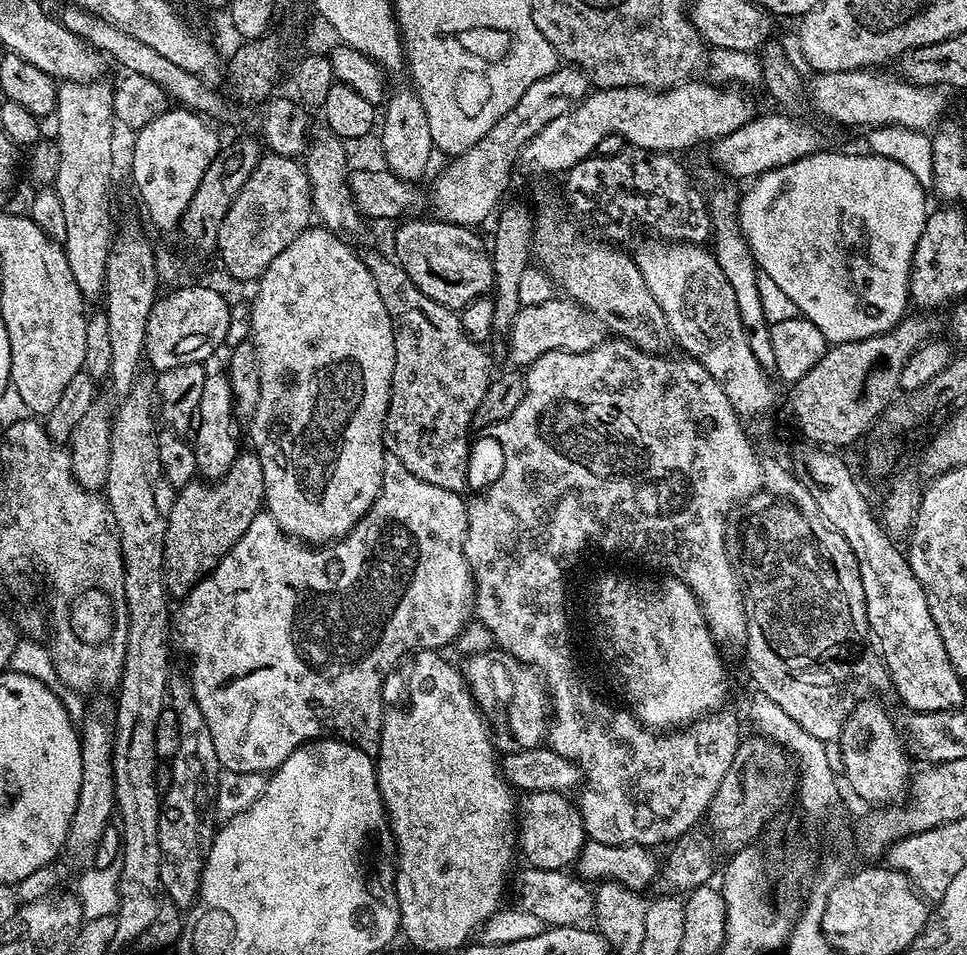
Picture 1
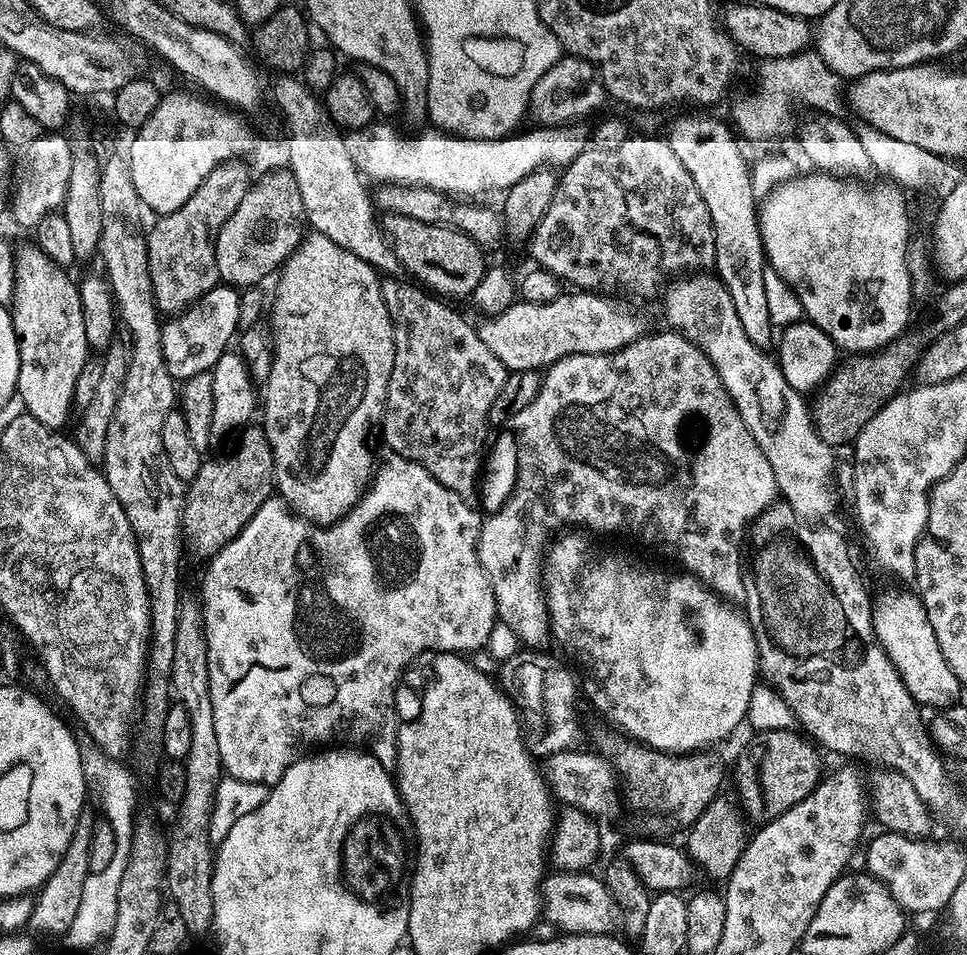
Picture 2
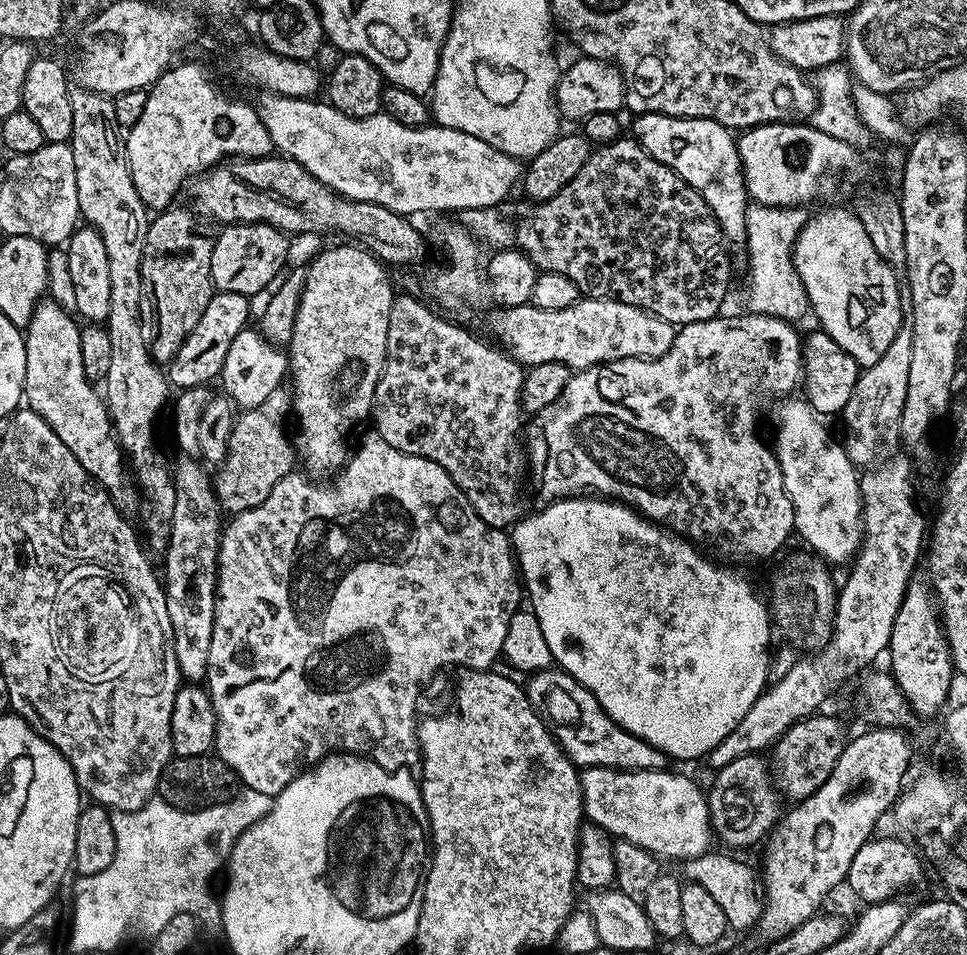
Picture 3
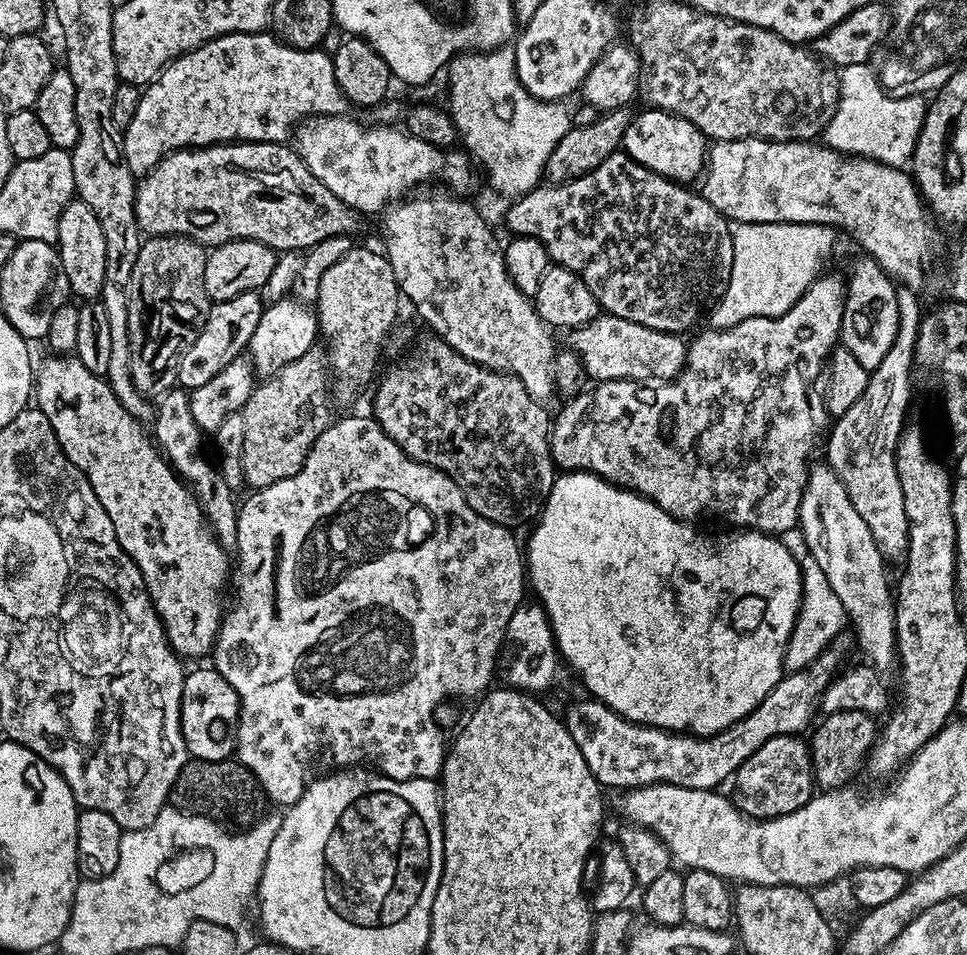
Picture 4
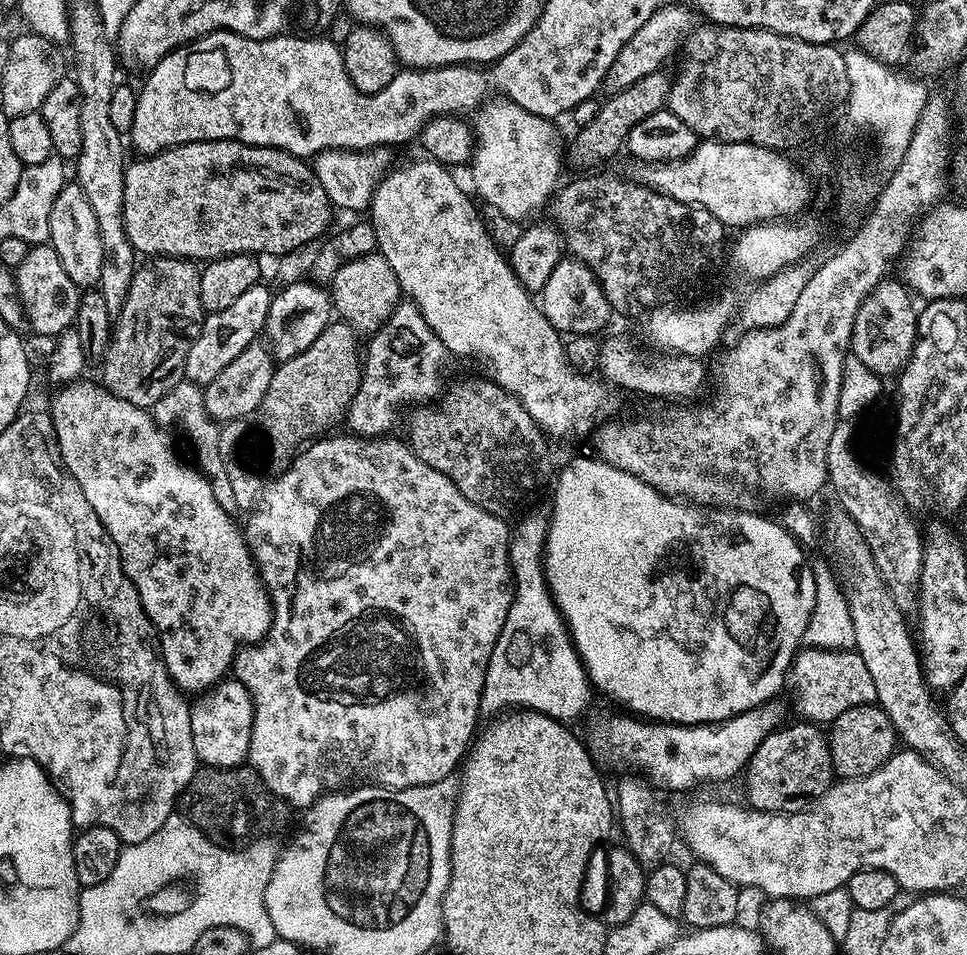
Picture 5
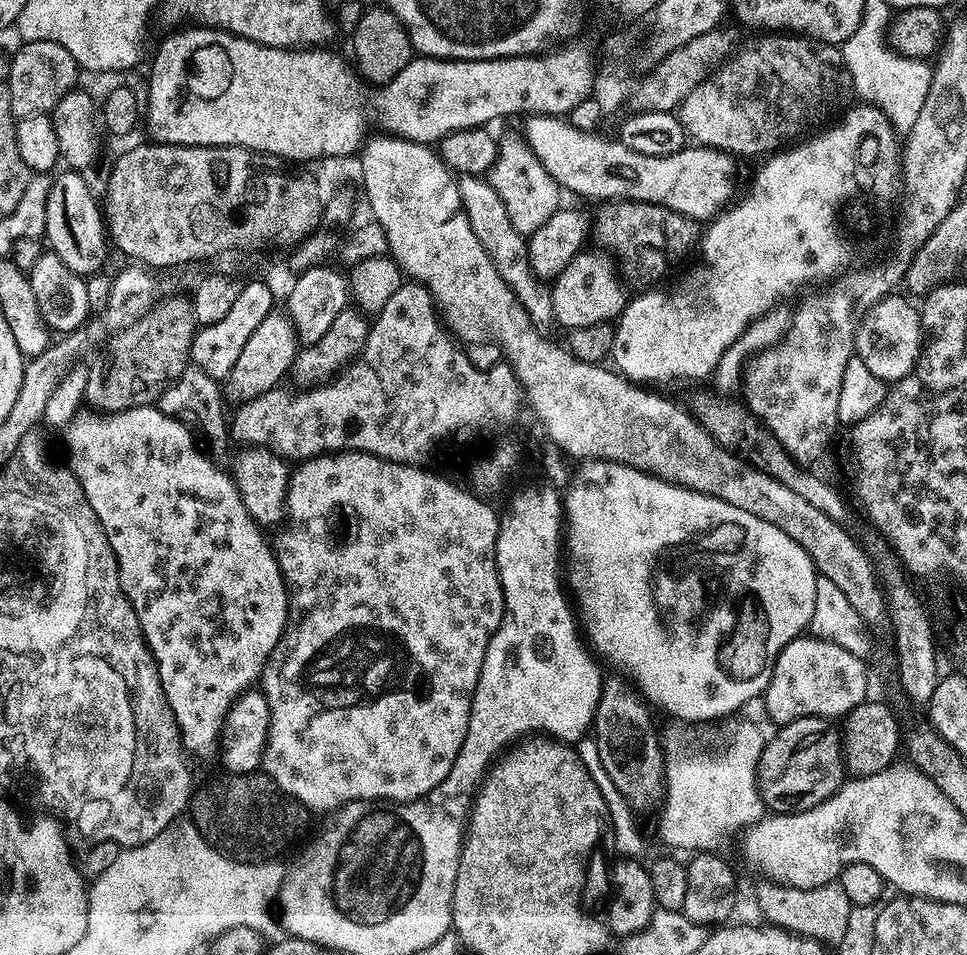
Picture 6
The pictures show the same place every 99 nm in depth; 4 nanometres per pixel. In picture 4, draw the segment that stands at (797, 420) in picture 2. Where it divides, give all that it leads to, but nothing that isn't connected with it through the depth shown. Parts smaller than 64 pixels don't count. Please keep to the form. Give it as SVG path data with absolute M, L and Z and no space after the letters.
M827 462L813 463L808 470L808 481L800 503L798 532L804 535L804 548L814 556L831 589L838 594L850 628L856 631L856 640L865 652L867 663L877 672L887 673L888 667L897 663L896 655L896 606L894 592L888 588L884 573L886 559L876 548L874 534L859 516L858 510L847 493L847 486Z

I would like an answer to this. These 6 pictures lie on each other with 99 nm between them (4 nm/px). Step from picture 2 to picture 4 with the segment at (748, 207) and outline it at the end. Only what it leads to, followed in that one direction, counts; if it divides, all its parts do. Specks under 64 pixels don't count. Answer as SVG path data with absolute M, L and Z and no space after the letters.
M659 110L637 111L633 115L630 126L626 126L623 151L628 157L642 166L646 166L651 172L657 172L668 180L677 182L692 182L701 175L706 167L710 141L708 137L698 130L686 118L676 115L674 112L662 112Z

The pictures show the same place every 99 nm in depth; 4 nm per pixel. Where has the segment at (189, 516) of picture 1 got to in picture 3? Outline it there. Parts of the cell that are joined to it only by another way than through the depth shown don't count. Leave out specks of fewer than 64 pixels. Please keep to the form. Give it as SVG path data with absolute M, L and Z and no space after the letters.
M283 387L276 388L274 394L270 394L270 398L265 398L259 406L245 408L239 415L240 417L238 415L235 417L232 433L228 436L228 451L219 461L220 469L214 472L216 500L220 503L221 509L228 514L245 512L266 502L266 498L270 498L270 490L274 490L277 482L293 471L292 464L297 463L289 429L288 432L284 429L284 423L287 420L289 423L293 415L292 397Z

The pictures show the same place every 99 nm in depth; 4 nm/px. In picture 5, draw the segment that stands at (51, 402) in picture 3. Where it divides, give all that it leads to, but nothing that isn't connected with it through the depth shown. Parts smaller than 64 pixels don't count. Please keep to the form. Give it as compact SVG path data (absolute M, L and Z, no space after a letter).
M73 382L63 387L59 391L61 393L53 400L52 408L50 407L52 425L56 431L54 444L58 449L58 455L66 471L78 482L78 486L82 486L82 494L86 494L86 502L90 502L94 514L98 514L102 526L108 531L108 539L112 541L112 545L116 547L116 553L120 555L120 565L124 567L125 576L138 590L144 616L148 619L151 631L158 641L158 655L164 661L164 669L168 671L168 677L181 693L203 693L229 675L241 649L245 646L255 646L267 636L272 626L272 597L265 588L263 580L260 579L260 573L256 570L256 561L253 560L252 551L249 550L248 542L244 539L241 525L239 523L236 525L232 521L233 513L227 512L218 502L218 498L214 498L214 490L204 473L191 463L188 465L180 461L180 456L172 445L172 436L168 433L171 431L167 427L156 424L149 409L118 399L114 393L108 392L99 383L84 383Z

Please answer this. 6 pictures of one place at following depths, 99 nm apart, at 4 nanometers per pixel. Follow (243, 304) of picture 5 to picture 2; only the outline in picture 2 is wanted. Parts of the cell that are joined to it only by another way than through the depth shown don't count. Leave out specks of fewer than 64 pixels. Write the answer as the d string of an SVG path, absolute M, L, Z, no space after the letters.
M217 286L201 297L199 303L188 307L175 318L169 319L160 329L162 338L162 354L166 366L170 370L172 379L177 382L189 380L194 374L211 372L212 367L222 358L224 352L229 351L231 342L238 332L238 308L241 293L231 286Z

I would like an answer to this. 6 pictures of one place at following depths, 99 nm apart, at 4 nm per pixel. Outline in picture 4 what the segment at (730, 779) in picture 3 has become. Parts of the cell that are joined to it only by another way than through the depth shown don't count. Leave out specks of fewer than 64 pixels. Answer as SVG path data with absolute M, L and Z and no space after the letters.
M799 735L775 736L770 742L762 742L730 781L730 799L737 810L754 820L769 820L785 816L806 806L814 795L812 754L807 739Z

